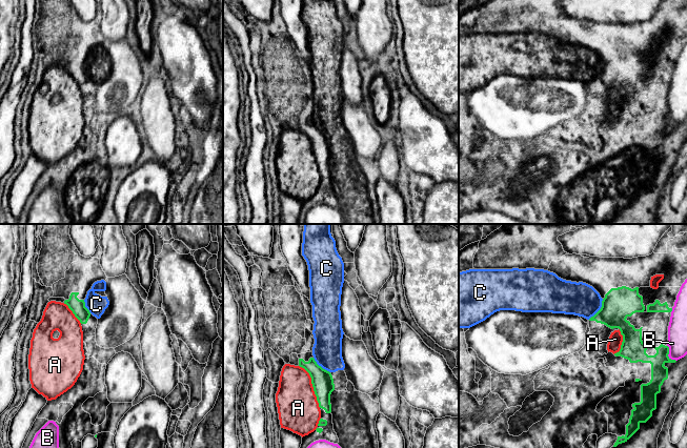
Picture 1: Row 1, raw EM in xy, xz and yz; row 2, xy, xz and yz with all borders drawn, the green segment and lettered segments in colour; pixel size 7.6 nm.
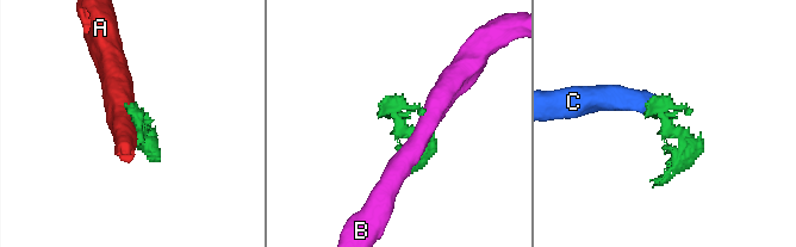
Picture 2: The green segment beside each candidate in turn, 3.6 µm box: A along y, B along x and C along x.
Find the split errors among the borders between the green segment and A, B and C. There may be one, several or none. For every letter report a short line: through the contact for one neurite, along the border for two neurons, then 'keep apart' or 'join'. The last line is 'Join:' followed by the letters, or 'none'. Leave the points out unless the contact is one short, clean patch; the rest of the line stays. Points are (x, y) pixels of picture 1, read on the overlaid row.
A: keep apart
B: keep apart
C: yz (603, 299), (602, 306), (588, 319) | keep apart
Join: none

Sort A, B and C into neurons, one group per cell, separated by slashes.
A / B / C

